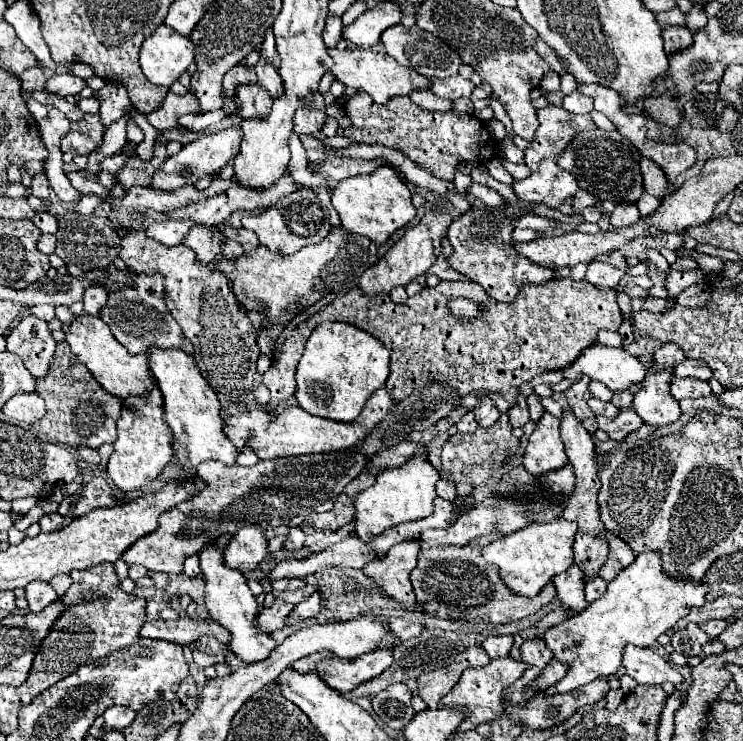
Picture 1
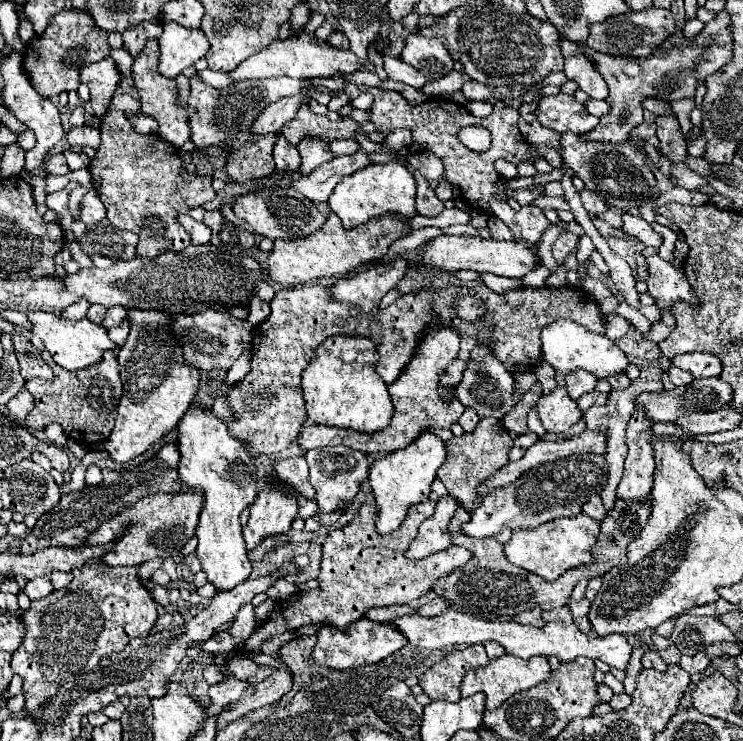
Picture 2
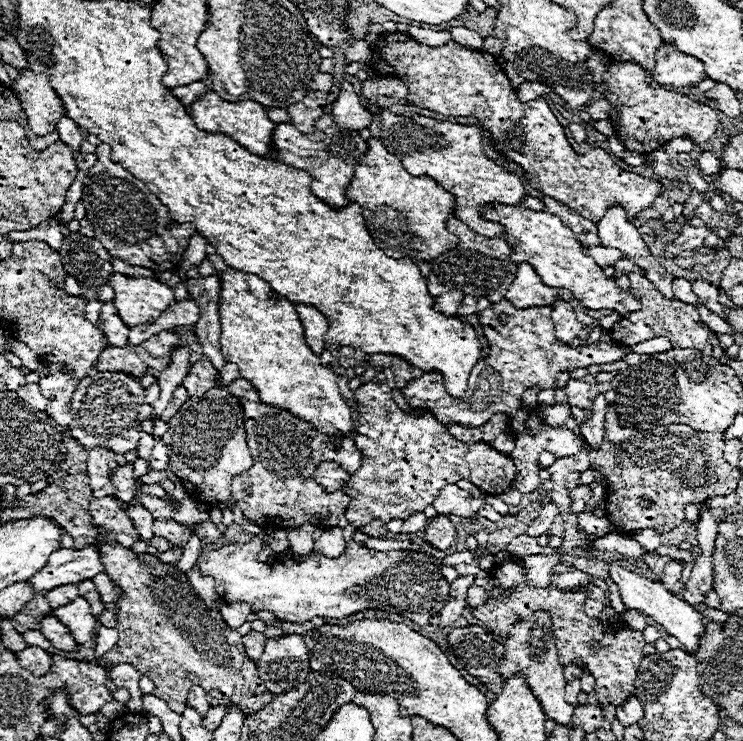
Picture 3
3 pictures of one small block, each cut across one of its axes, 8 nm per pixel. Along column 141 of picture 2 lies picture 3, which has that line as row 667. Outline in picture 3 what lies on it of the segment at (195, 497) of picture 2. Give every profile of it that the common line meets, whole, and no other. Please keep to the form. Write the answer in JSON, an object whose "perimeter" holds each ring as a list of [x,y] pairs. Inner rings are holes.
{"perimeter":[[[538,610],[538,614],[532,614],[530,618],[524,618],[510,628],[510,636],[506,638],[506,656],[500,664],[500,674],[504,678],[510,678],[516,672],[526,674],[526,682],[530,682],[530,688],[534,690],[534,694],[538,694],[538,700],[542,702],[542,708],[546,710],[548,718],[554,718],[560,724],[570,724],[574,708],[564,700],[564,666],[558,660],[552,618],[544,610]]]}

